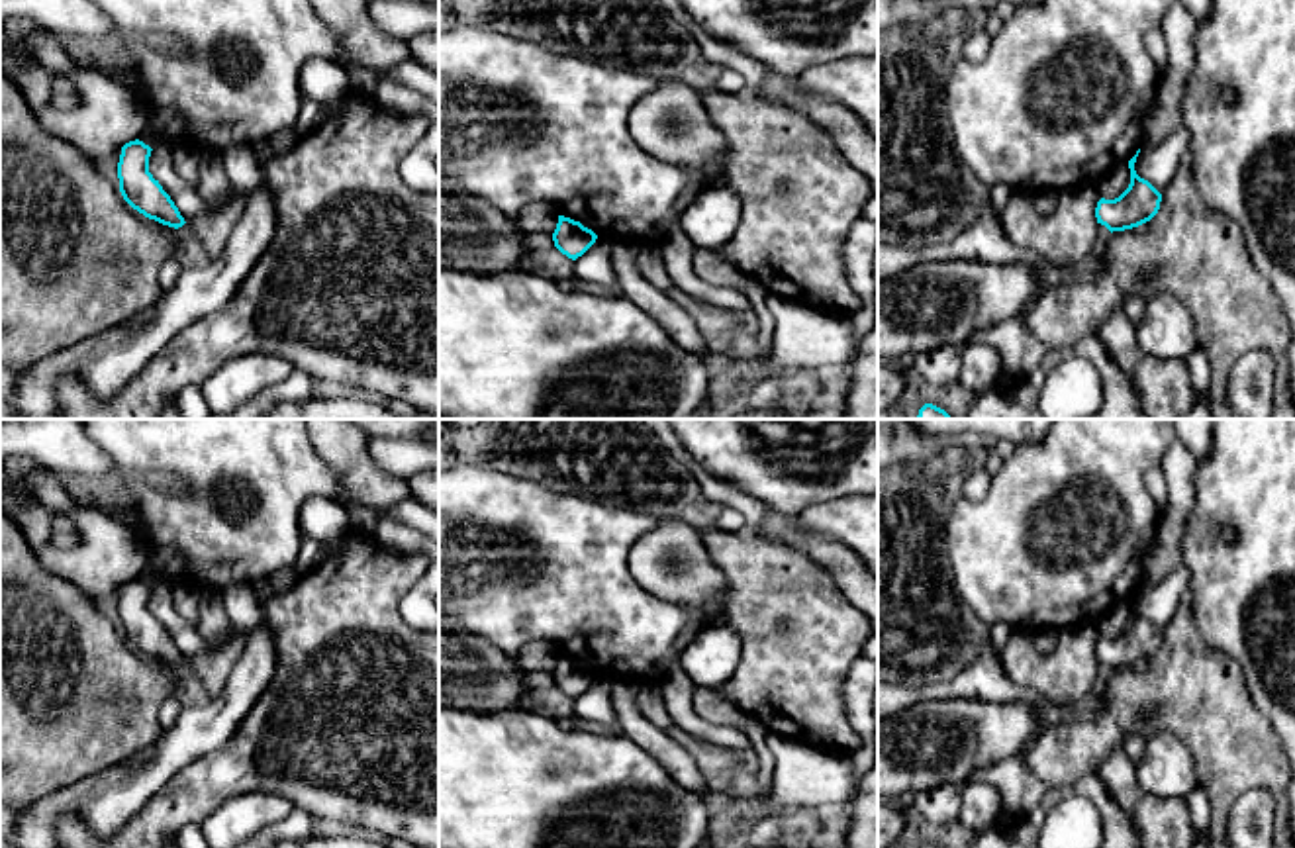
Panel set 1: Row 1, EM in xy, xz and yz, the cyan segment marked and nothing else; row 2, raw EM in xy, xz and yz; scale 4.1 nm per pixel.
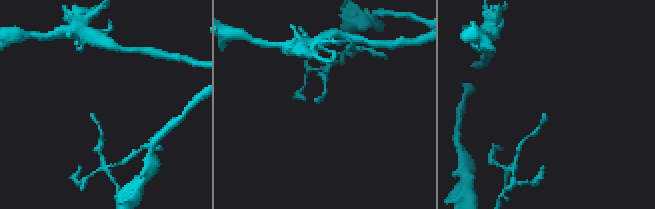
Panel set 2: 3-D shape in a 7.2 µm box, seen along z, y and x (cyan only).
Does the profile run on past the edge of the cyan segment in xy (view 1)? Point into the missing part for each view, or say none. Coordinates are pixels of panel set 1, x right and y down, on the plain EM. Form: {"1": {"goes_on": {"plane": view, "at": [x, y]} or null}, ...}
{"1": {"goes_on": null}}

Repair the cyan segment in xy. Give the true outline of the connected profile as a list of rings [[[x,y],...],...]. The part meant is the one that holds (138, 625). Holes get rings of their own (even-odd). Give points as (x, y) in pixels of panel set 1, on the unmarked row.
[[[135,578],[121,586],[118,601],[120,631],[123,638],[149,658],[168,666],[182,666],[186,660],[159,619],[149,611],[151,586]]]

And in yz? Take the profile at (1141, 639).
[[[1136,593],[1128,599],[1130,623],[1115,638],[1101,636],[1095,646],[1097,662],[1105,664],[1111,672],[1138,666],[1150,660],[1162,640],[1162,633],[1134,609]]]

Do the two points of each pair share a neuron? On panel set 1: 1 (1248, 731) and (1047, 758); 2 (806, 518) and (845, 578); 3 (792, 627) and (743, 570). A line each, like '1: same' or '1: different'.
1: same
2: different
3: same

